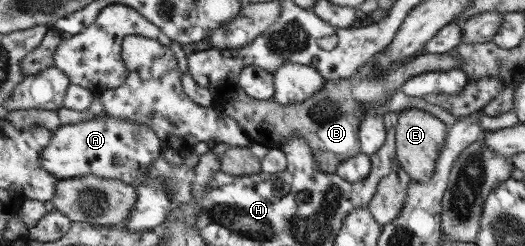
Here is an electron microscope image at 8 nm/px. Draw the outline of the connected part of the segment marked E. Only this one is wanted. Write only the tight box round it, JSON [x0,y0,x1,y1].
[393,108,448,183]

